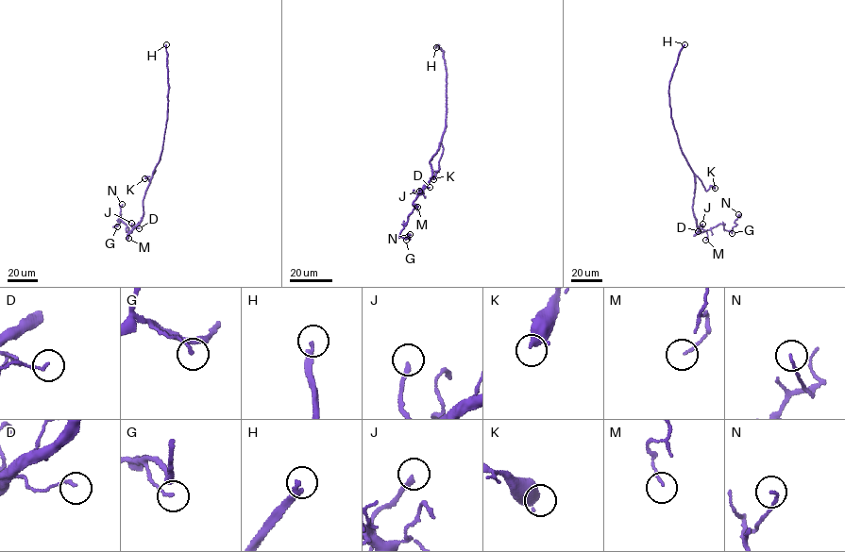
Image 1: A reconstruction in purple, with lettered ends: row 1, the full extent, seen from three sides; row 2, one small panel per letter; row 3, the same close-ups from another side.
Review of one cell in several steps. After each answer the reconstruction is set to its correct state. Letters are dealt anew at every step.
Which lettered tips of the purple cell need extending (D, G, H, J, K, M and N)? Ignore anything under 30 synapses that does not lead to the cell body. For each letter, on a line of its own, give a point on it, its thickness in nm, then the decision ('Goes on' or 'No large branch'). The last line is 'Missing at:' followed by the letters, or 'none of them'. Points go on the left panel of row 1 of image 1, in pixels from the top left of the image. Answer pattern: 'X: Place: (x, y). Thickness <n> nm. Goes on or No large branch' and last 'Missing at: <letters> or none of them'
D: Place: (139, 228). Thickness 110 nm. No large branch
G: Place: (117, 226). Thickness 130 nm. No large branch
H: Place: (166, 44). Thickness 240 nm. Goes on
J: Place: (131, 223). Thickness 220 nm. No large branch
K: Place: (144, 178). Thickness 480 nm. No large branch
M: Place: (128, 238). Thickness 110 nm. No large branch
N: Place: (122, 204). Thickness 110 nm. No large branch
Missing at: H

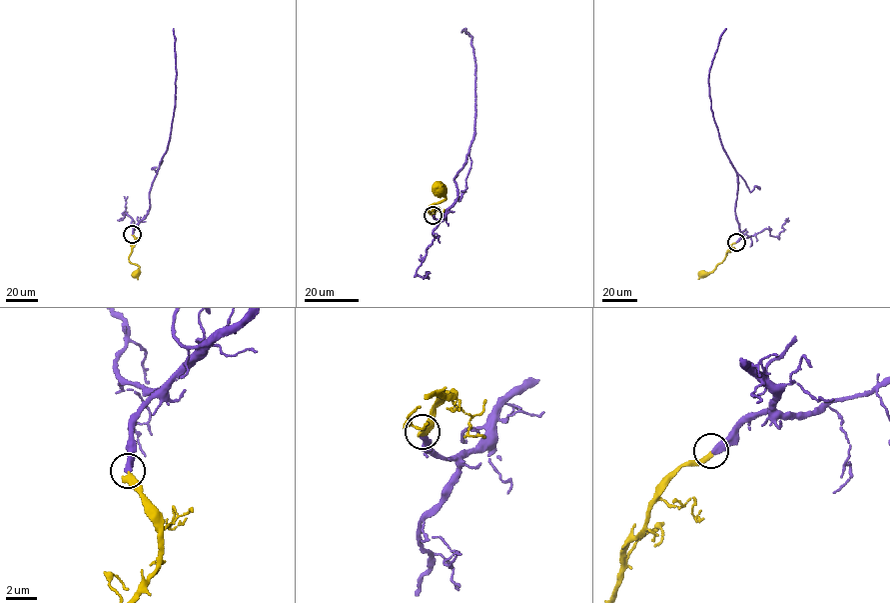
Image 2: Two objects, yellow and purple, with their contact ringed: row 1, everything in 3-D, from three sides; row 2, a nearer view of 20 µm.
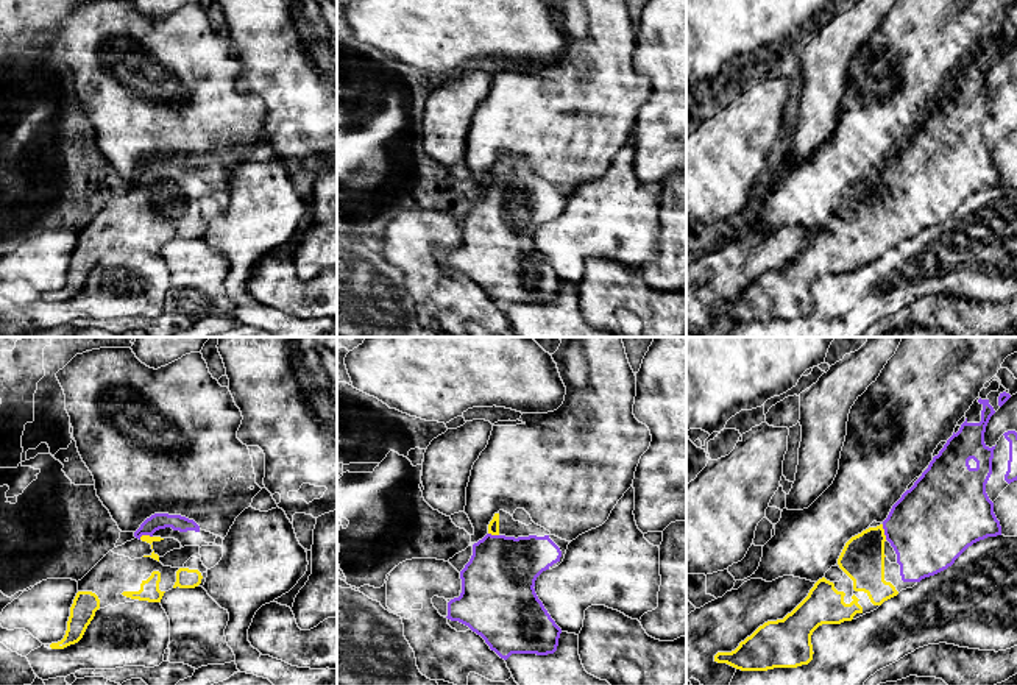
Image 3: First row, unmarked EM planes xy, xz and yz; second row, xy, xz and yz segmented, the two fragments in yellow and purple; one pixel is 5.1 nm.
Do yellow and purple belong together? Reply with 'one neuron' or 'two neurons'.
one neuron

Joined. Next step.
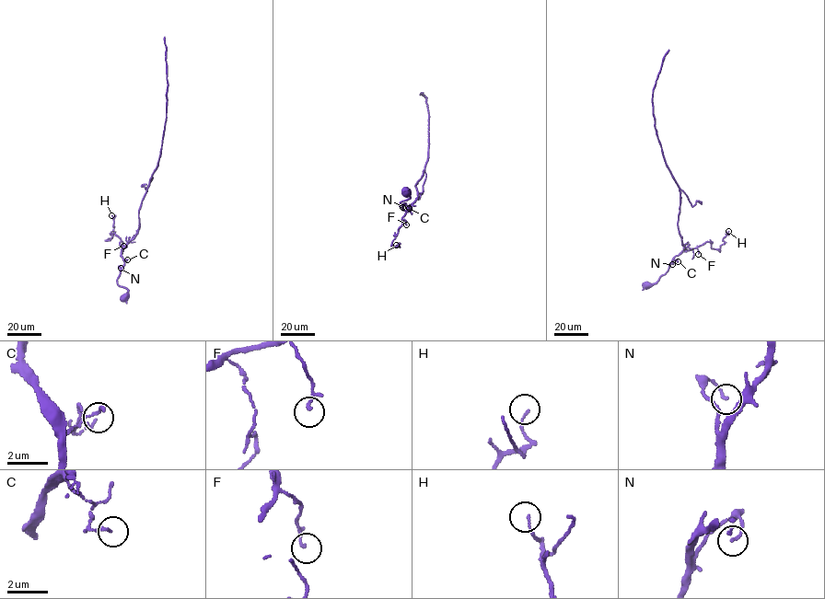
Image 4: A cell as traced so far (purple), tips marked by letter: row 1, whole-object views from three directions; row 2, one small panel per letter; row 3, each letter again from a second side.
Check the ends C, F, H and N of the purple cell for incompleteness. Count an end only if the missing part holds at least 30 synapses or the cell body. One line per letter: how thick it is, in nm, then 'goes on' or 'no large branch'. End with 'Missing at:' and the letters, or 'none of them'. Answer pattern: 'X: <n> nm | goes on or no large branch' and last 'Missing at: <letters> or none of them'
C: 120 nm | no large branch
F: 140 nm | no large branch
H: 110 nm | no large branch
N: 120 nm | no large branch
Missing at: none of them

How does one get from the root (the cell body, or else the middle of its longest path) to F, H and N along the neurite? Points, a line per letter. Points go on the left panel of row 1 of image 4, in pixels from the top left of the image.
F: (125, 297), (128, 290), (117, 280), (124, 264), (122, 240), (123, 246)
H: (125, 297), (128, 290), (117, 280), (124, 247), (114, 233), (106, 240), (113, 236), (111, 215)
N: (125, 297), (128, 290), (117, 282), (121, 268)

